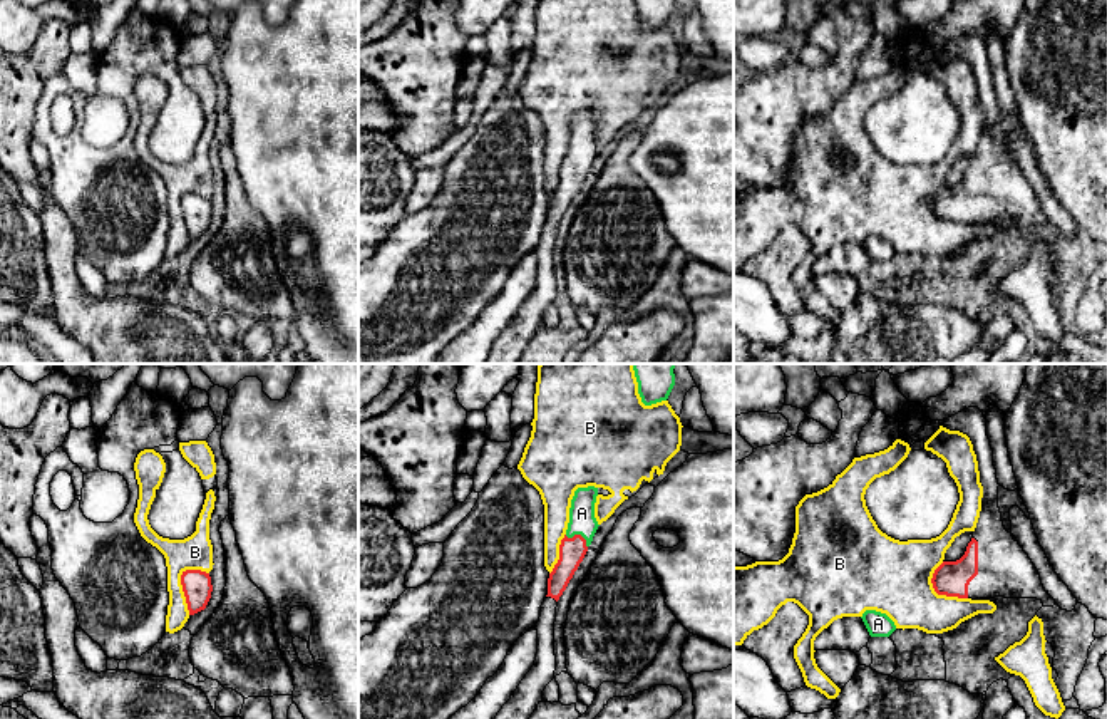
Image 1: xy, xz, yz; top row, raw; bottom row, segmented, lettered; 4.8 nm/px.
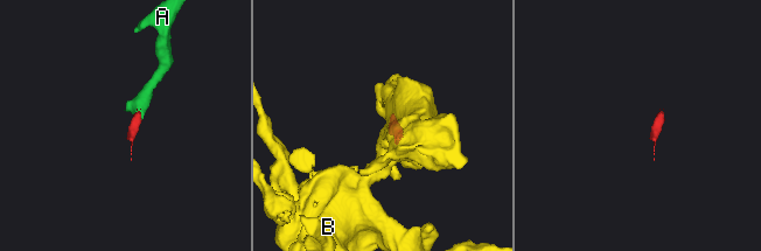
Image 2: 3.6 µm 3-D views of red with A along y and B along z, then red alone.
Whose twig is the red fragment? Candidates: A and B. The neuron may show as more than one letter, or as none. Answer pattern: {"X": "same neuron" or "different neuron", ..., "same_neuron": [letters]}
{"A": "same neuron", "B": "different neuron", "same_neuron": ["A"]}

